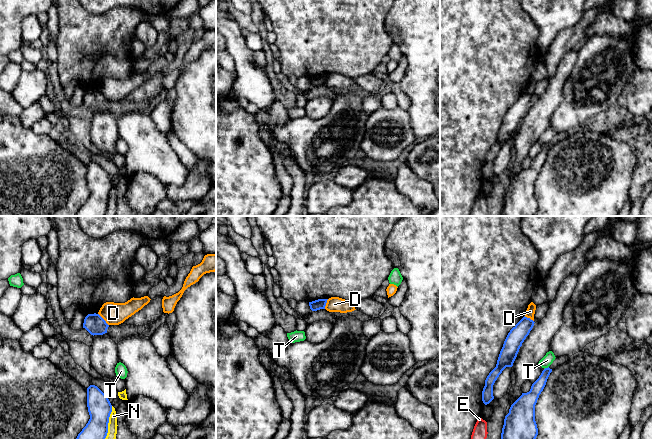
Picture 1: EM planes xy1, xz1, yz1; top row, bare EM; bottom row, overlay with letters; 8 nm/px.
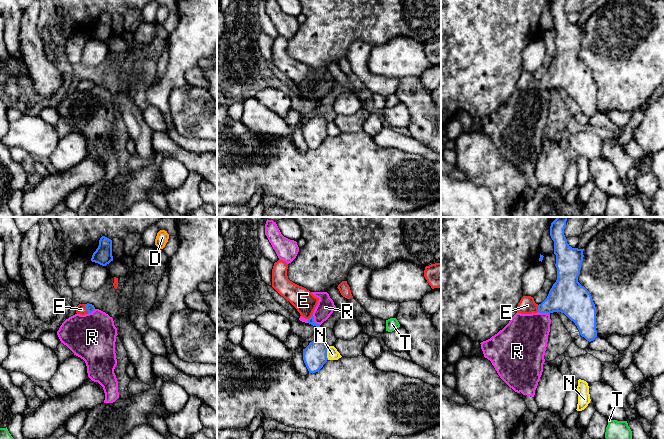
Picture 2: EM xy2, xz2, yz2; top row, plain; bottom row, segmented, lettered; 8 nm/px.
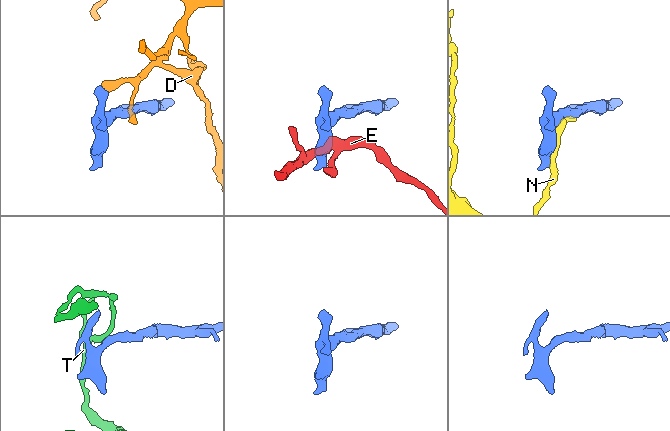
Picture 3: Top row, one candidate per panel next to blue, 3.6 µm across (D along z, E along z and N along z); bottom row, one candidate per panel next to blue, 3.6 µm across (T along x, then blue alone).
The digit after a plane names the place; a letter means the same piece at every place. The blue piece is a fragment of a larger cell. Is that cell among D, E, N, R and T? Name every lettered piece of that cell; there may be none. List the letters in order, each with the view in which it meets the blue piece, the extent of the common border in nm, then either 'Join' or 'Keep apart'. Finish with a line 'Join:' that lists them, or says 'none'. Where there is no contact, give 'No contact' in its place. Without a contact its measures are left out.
D: Touches blue in xy1. Shared border 130 nm. Keep apart
E: Touches blue in xy2. Shared border 90 nm. Join
N: Touches blue in xy1. Shared border 280 nm. Keep apart
R: Touches blue in xz2. Shared border 110 nm. Keep apart
T: Touches blue in yz1. Shared border 50 nm. Keep apart
Join: E

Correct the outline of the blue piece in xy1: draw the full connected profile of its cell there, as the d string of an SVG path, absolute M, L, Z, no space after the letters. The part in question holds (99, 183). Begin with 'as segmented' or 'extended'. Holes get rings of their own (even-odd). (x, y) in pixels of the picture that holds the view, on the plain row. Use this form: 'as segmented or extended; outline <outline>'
as segmented; outline M95 161L87 164L87 183L90 195L76 216L105 216L112 181L108 173Z

